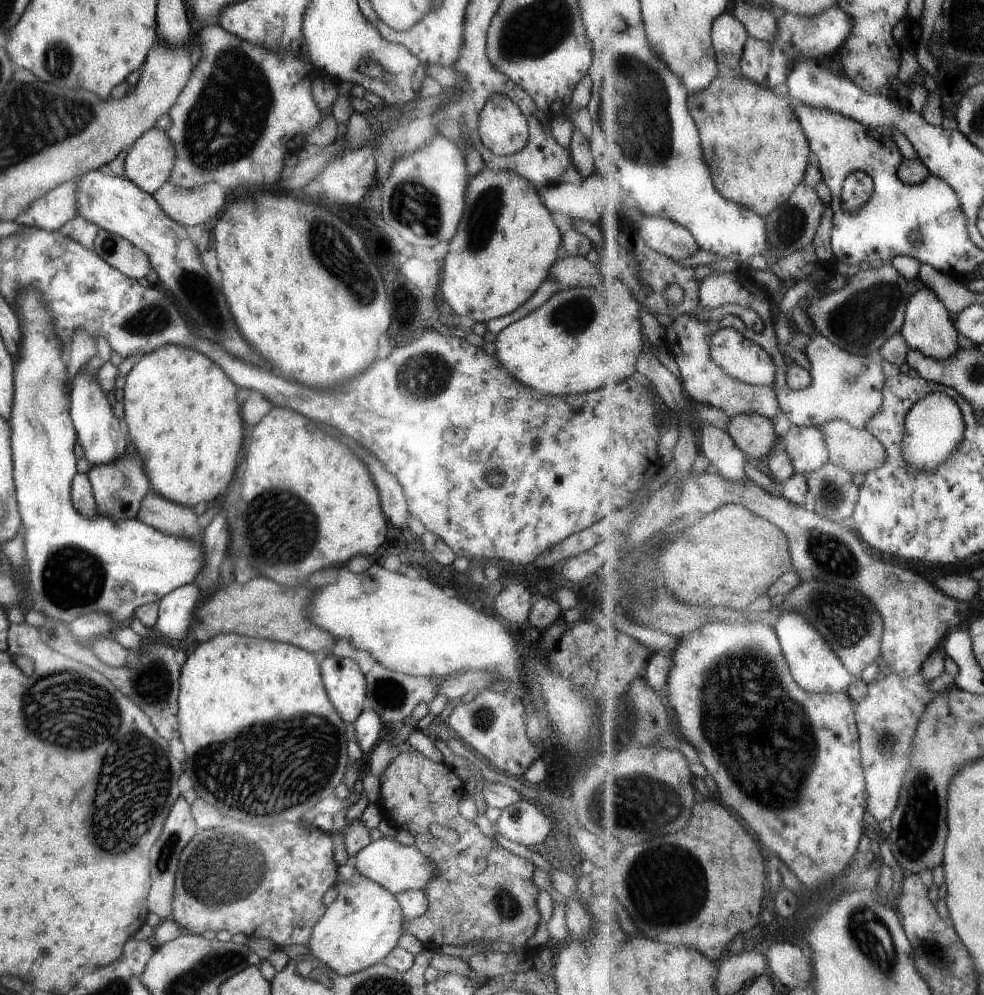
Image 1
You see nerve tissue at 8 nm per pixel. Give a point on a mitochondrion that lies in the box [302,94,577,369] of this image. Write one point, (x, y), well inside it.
(320, 233)

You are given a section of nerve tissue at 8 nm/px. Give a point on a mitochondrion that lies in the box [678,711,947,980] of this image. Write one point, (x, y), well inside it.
(919, 824)

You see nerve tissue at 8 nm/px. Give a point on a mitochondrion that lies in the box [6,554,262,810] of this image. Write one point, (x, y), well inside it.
(154, 668)

